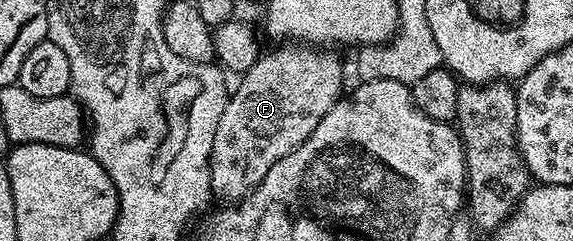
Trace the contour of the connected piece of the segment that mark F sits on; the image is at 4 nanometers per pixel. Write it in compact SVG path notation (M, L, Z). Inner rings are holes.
M281 47L262 54L232 90L218 120L210 152L212 196L237 203L259 185L277 160L309 137L317 123L342 96L343 67L331 53L317 47Z

